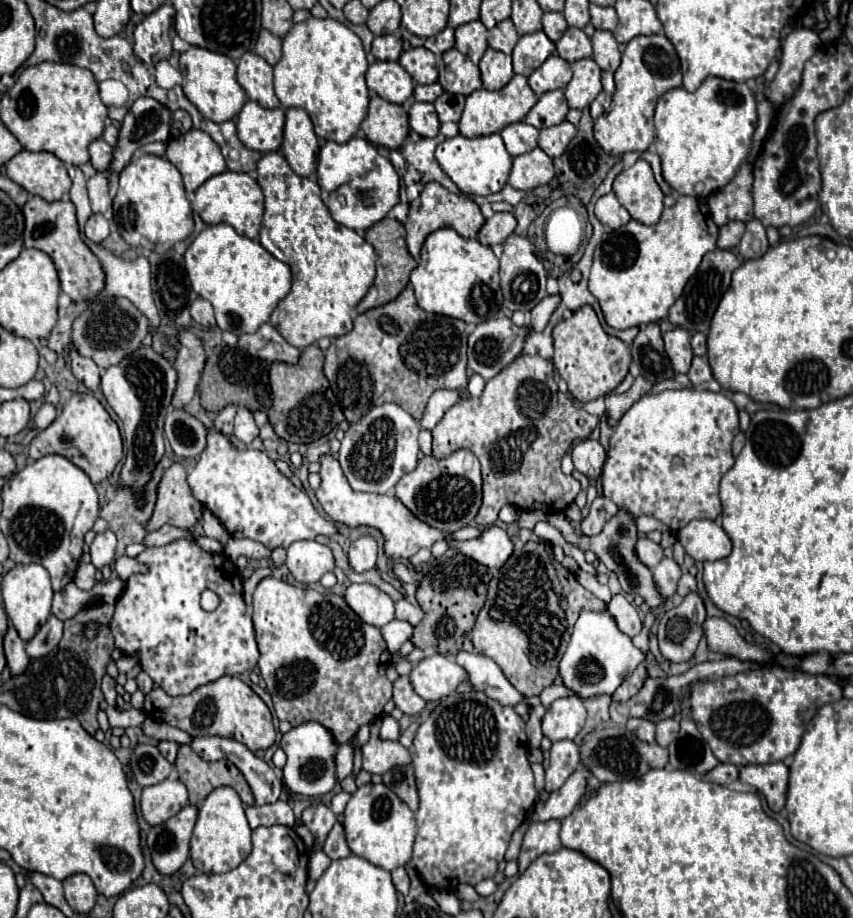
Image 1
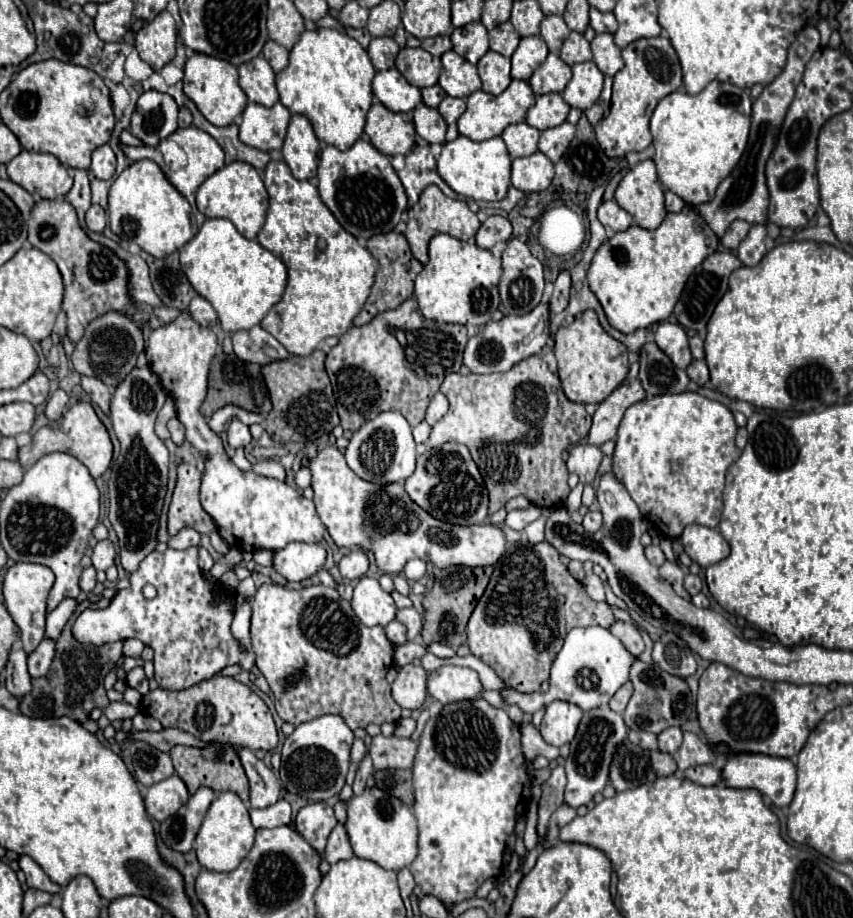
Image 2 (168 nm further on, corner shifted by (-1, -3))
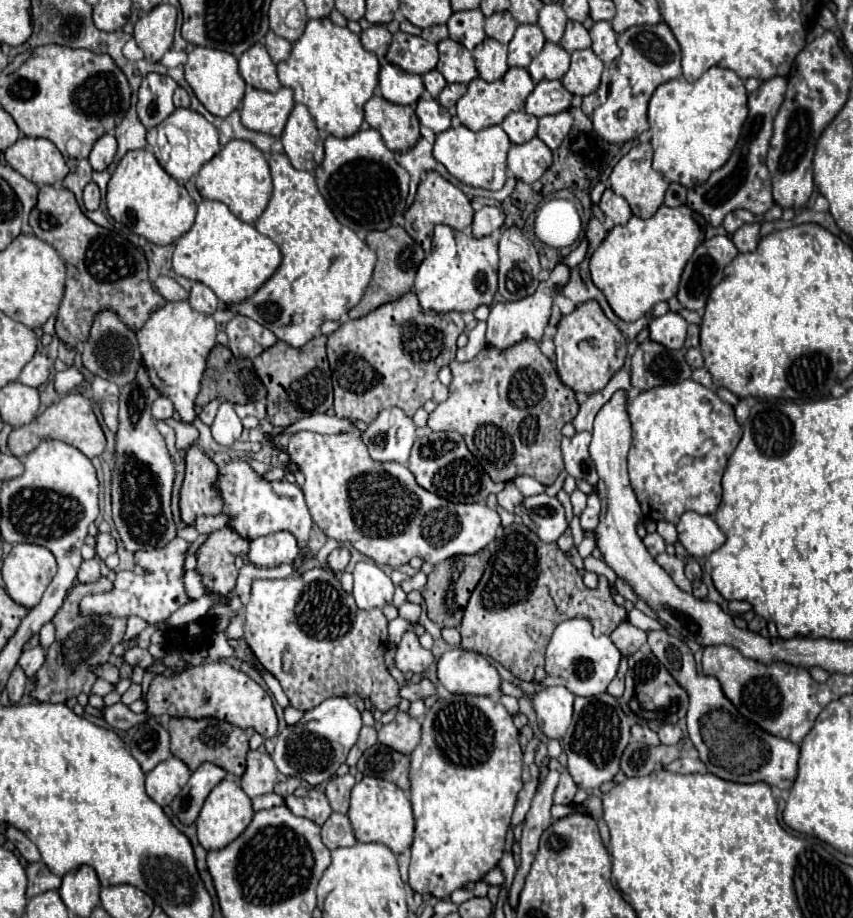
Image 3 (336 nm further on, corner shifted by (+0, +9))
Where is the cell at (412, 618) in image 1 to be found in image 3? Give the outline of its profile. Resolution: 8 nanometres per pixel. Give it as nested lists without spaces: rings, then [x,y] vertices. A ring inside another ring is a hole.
[[[409,601],[399,607],[399,615],[403,619],[407,619],[409,623],[417,623],[419,621],[419,613],[421,613],[421,607],[415,605],[415,603],[409,603]]]

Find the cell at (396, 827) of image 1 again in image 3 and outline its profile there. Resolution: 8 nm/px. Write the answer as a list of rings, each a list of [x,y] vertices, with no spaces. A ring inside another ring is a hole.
[[[363,777],[359,783],[355,783],[351,791],[351,807],[349,807],[349,819],[355,829],[355,837],[363,843],[383,843],[393,853],[403,853],[411,847],[413,841],[413,811],[409,797],[403,789],[399,789],[395,783],[389,783],[379,777]]]

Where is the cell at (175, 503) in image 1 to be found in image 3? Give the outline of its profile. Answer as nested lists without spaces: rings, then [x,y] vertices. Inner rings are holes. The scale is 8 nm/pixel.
[[[197,447],[187,449],[187,473],[181,489],[181,517],[187,525],[199,515],[219,515],[223,511],[217,495],[219,467]]]

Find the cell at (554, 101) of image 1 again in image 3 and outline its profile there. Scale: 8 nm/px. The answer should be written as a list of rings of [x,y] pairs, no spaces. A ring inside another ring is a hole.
[[[543,79],[537,83],[533,93],[527,97],[525,111],[535,117],[561,113],[571,107],[571,99],[573,99],[573,95],[561,85],[561,81]]]

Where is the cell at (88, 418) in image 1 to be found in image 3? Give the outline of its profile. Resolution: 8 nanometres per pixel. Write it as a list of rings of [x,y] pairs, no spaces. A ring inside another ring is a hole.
[[[67,393],[65,397],[61,397],[57,403],[49,405],[39,417],[35,417],[29,425],[23,427],[15,427],[9,435],[9,451],[15,457],[25,457],[27,453],[31,453],[39,441],[43,439],[57,439],[57,441],[65,441],[73,447],[77,447],[81,453],[85,453],[89,459],[99,457],[105,449],[105,435],[97,423],[97,417],[93,413],[91,401],[87,397],[83,397],[81,393]]]

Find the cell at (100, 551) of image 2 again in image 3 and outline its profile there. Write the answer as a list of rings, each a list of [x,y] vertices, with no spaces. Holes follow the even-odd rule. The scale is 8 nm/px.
[[[99,533],[97,535],[97,545],[95,545],[95,551],[101,559],[105,559],[107,555],[115,553],[117,551],[117,541],[109,535],[109,533]]]

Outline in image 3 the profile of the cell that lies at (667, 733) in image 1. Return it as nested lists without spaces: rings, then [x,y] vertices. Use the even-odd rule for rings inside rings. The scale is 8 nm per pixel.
[[[669,723],[665,727],[661,727],[657,733],[659,733],[659,741],[663,745],[677,745],[683,739],[681,729],[677,725],[669,725]]]

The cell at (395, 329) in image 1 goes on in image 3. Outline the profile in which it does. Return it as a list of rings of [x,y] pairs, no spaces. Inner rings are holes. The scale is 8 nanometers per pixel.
[[[413,291],[393,303],[377,307],[365,317],[345,321],[327,339],[327,357],[333,371],[333,389],[335,389],[335,405],[333,405],[335,415],[371,423],[383,409],[389,407],[399,407],[407,417],[413,417],[415,411],[425,405],[425,401],[429,399],[433,399],[435,403],[445,401],[447,387],[441,385],[437,373],[443,365],[455,359],[457,351],[455,341],[463,331],[465,323],[461,319],[461,313],[443,313],[443,319],[437,313],[425,313],[419,307],[417,295]]]

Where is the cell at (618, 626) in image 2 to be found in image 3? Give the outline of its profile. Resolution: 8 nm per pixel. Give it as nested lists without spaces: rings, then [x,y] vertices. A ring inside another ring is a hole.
[[[623,621],[609,637],[615,643],[615,647],[621,651],[621,655],[627,655],[627,657],[639,651],[647,641],[647,633],[633,627],[629,621]]]

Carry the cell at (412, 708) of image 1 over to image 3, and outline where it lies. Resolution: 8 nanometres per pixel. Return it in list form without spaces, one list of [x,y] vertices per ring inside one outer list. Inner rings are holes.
[[[407,631],[401,639],[401,643],[397,645],[397,657],[395,663],[403,673],[425,673],[425,669],[435,661],[433,653],[423,649],[419,643],[419,637],[415,635],[415,631]]]

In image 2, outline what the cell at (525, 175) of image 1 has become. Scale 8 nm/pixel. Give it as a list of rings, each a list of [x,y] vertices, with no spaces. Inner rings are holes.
[[[540,151],[512,161],[512,185],[524,193],[544,191],[550,185],[552,177],[554,165]]]

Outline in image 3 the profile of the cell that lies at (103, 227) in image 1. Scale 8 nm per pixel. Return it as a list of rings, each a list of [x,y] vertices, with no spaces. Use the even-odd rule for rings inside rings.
[[[91,181],[91,183],[85,185],[85,189],[83,189],[83,203],[85,203],[85,207],[89,211],[99,207],[99,187],[97,187],[97,183]]]

